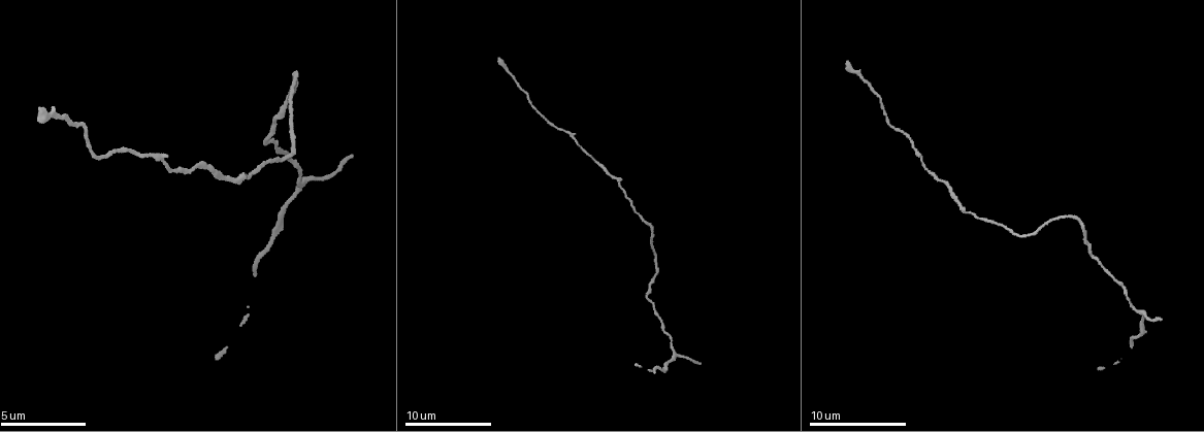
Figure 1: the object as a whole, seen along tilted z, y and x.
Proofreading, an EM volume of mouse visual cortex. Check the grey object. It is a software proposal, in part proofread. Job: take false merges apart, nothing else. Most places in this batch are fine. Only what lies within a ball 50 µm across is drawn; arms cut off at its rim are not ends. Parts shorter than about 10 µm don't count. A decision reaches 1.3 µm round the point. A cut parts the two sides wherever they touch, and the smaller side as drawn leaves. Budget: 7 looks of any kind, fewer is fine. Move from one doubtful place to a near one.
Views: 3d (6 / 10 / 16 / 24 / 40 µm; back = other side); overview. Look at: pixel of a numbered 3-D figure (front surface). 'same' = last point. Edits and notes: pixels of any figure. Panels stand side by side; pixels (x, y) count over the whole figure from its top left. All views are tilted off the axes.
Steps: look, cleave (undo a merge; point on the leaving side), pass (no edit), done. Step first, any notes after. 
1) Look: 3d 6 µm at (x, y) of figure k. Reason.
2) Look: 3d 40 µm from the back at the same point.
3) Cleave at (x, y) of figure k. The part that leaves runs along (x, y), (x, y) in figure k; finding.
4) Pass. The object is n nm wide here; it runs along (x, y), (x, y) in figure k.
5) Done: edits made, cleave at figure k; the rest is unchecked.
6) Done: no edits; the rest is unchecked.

Look: 3d 6 µm at (619, 187) of figure 1. Sudden change in width.

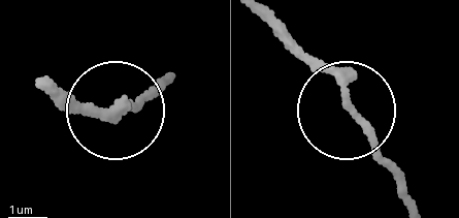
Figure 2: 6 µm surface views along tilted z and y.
Look: 3d 6 µm from the back at (348, 104) of figure 2.

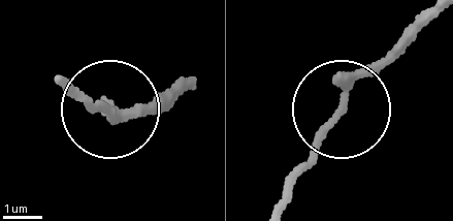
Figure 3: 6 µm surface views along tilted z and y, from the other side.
Pass. It runs along (281, 206), (350, 87), (420, 14) in figure 3; continuous, no second neuron.

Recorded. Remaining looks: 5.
Look: 3d 10 µm at (1068, 214) of figure 1. Calibre changes.

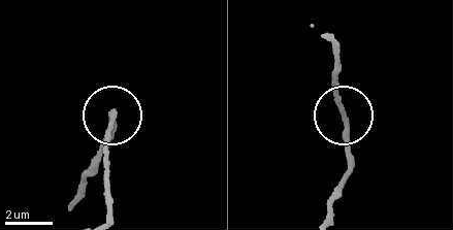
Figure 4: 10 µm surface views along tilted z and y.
Pass. The object is 190 nm wide here; it runs along (331, 78), (347, 121), (350, 166) in figure 4; continuous, no second neuron.

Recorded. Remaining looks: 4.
Look: 3d 10 µm at (1092, 251) of figure 1. Thick turns thin.

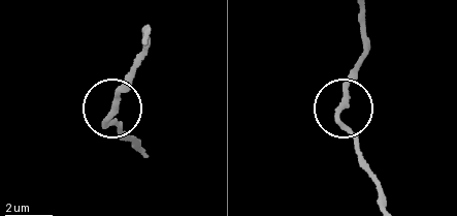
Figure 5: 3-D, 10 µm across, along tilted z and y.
Pass. It runs along (147, 36), (148, 31), (133, 84), (108, 123), (125, 136) in figure 5; one neuron here.

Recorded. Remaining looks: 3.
Look: 3d 10 µm at (1122, 288) of figure 1. Thick turns thin.

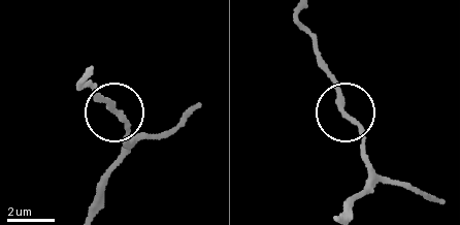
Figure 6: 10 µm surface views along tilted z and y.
Pass. Continuous, no second neuron.

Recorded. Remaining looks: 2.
Done: no edits; the rest is unchecked.

